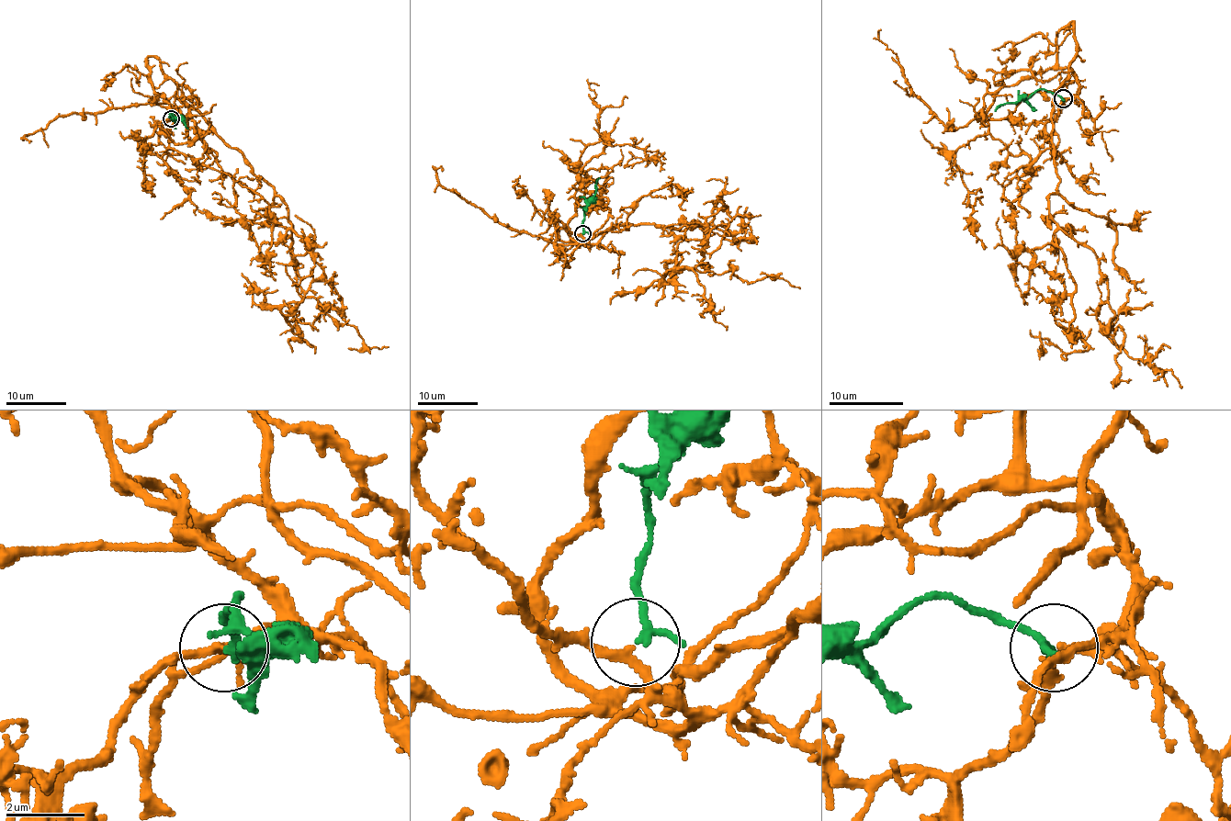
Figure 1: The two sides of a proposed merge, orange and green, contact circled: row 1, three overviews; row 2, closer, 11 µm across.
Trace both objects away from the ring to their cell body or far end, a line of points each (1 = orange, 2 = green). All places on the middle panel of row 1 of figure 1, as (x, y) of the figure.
1: (582, 233), (590, 246), (614, 225), (698, 221), (736, 241), (726, 228), (707, 253), (738, 214), (760, 214)
2: (582, 233), (584, 213), (599, 178)

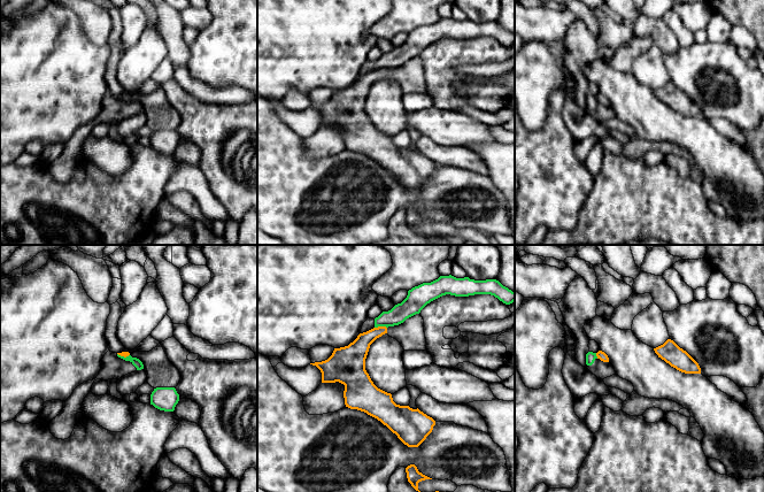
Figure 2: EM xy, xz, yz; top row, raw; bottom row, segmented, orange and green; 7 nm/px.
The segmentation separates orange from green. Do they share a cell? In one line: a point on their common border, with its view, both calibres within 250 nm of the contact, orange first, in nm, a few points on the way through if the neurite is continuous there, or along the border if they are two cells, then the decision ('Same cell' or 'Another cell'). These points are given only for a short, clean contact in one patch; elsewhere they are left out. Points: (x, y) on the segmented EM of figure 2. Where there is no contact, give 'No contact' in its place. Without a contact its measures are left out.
Touches orange at xz (380, 327). Thickness 150 nm (orange) against 130 nm. Boundary: xz (386, 327), (375, 328). Another cell

